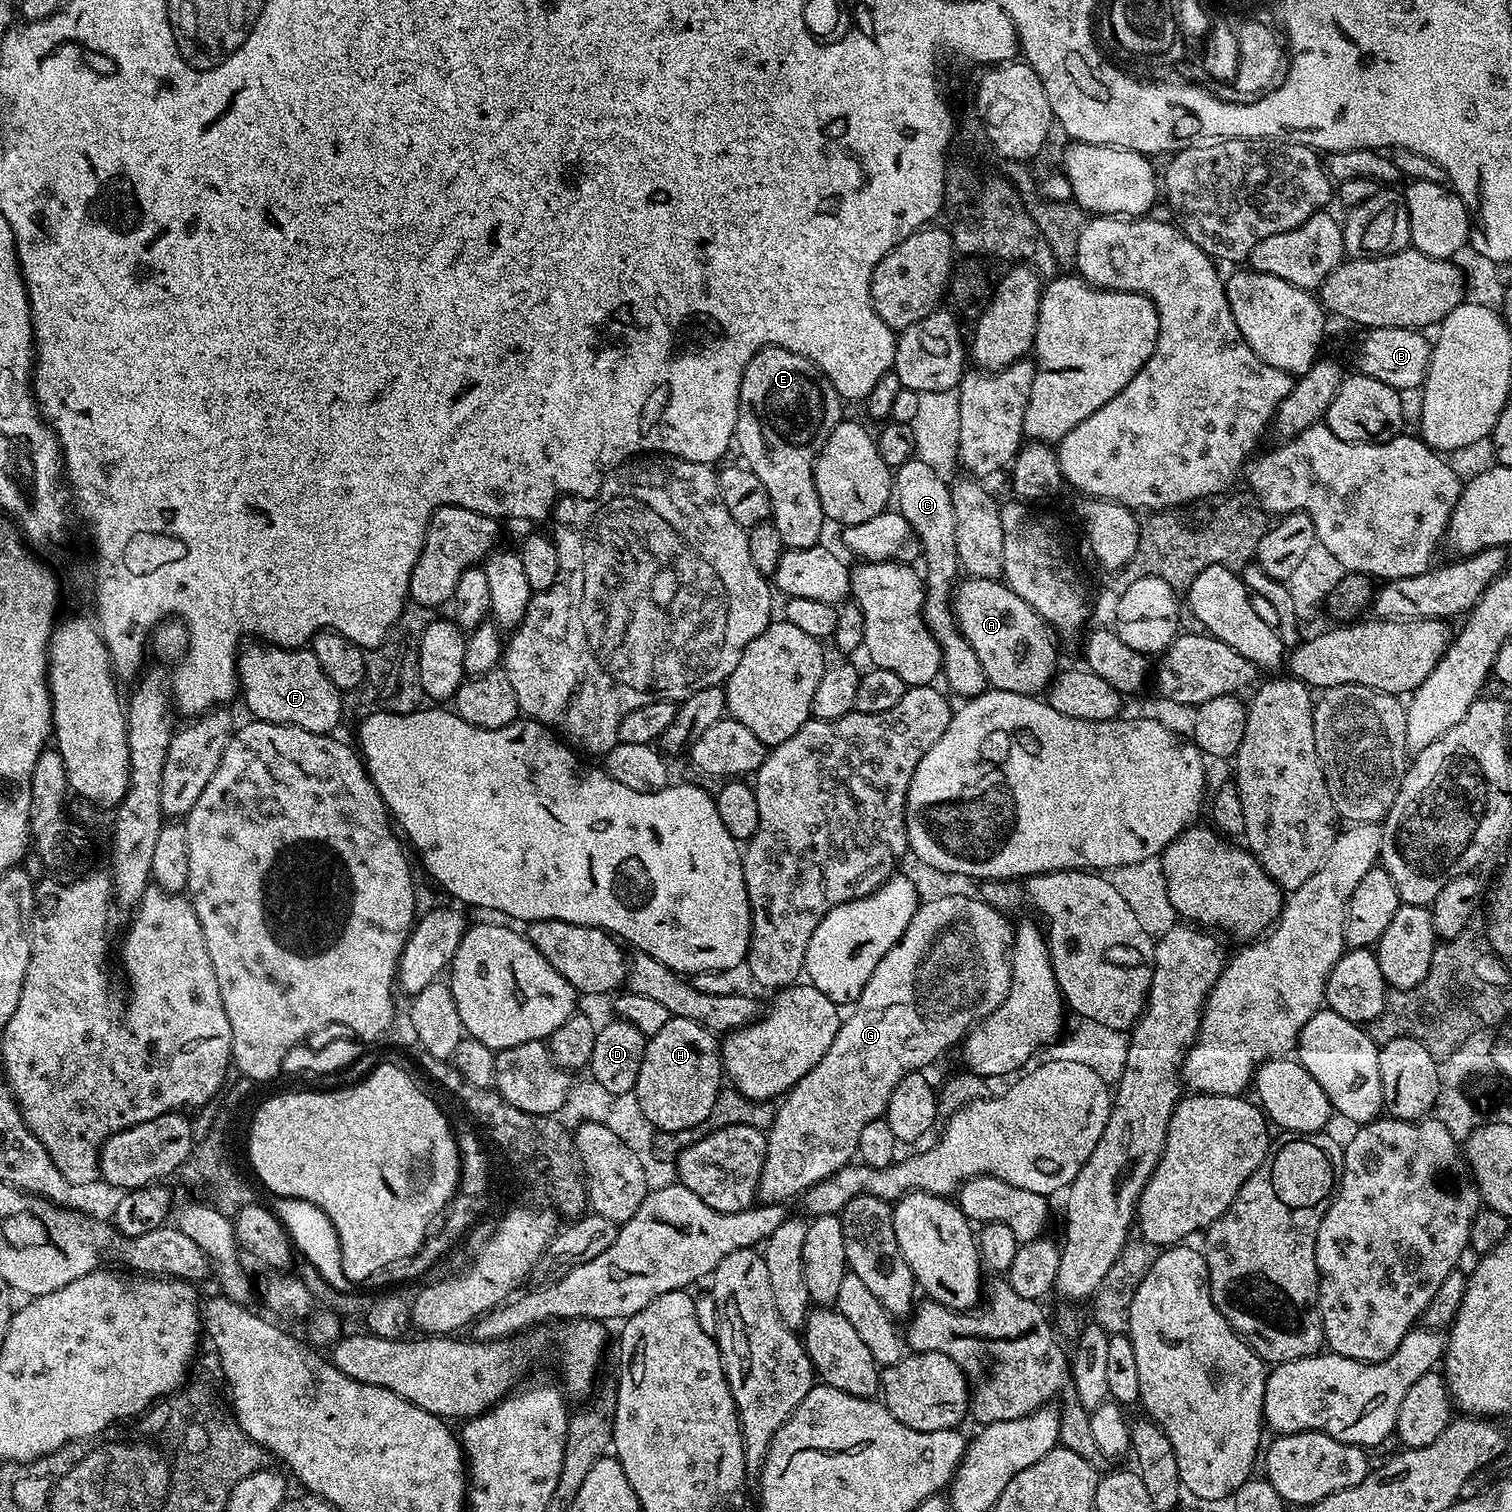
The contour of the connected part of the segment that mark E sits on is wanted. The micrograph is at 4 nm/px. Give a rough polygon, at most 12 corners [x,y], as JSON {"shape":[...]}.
{"shape":[[785,348],[744,367],[734,444],[785,549],[815,548],[812,481],[842,397]]}

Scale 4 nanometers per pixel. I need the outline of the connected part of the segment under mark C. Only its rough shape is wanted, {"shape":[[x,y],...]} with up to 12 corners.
{"shape":[[925,462],[894,472],[894,504],[920,539],[924,621],[949,693],[986,688],[952,615],[958,573],[949,481]]}

